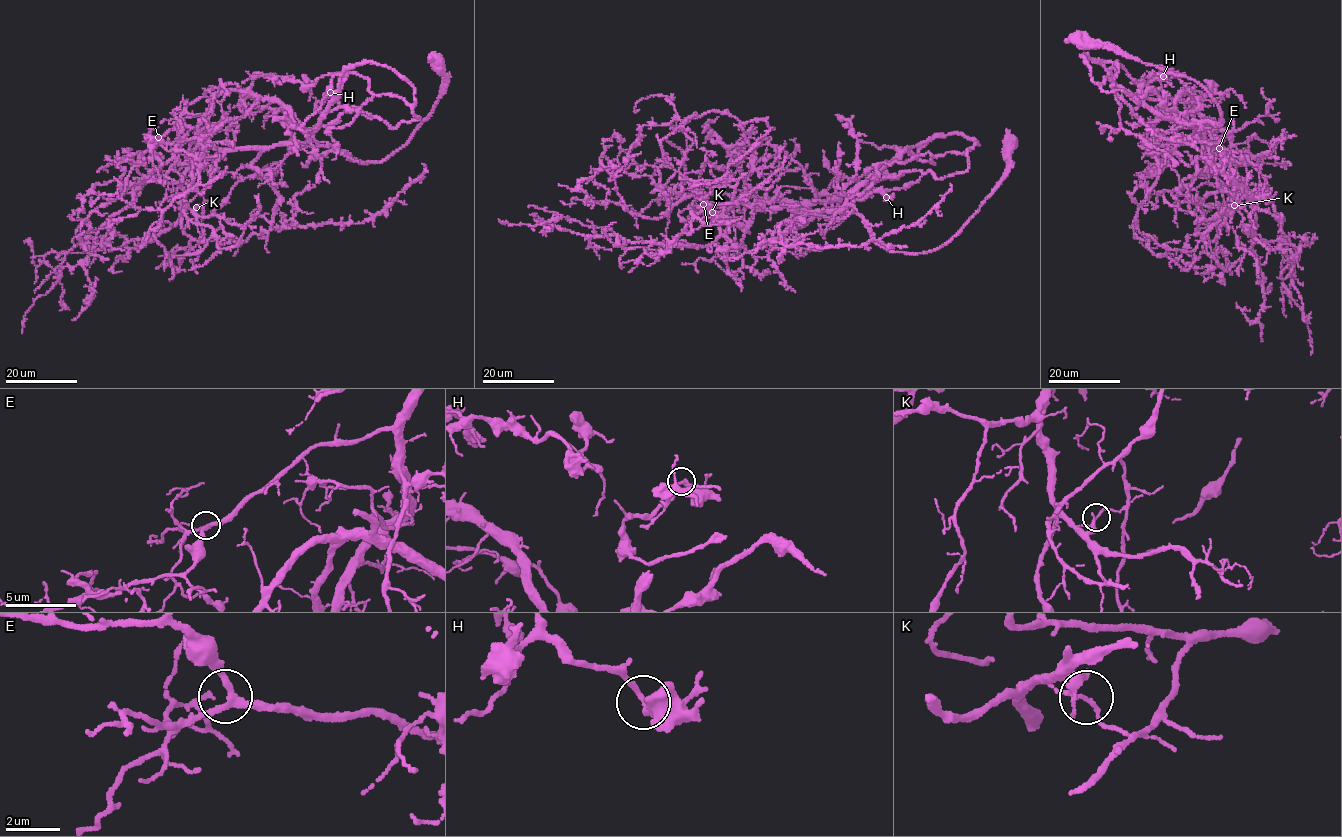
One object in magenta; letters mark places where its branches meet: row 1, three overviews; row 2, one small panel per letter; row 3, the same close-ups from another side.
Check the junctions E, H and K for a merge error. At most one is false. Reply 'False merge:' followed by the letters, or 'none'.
False merge: K

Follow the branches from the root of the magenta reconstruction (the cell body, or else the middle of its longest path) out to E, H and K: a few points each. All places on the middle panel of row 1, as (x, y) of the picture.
E: (1009, 143), (990, 196), (928, 252), (890, 251), (844, 210), (703, 204)
H: (1009, 143), (1003, 177), (936, 248), (890, 251), (853, 206), (921, 172), (871, 184), (885, 198)
K: (1009, 143), (1007, 169), (990, 196), (928, 252), (890, 251), (844, 210), (733, 202), (712, 212)

